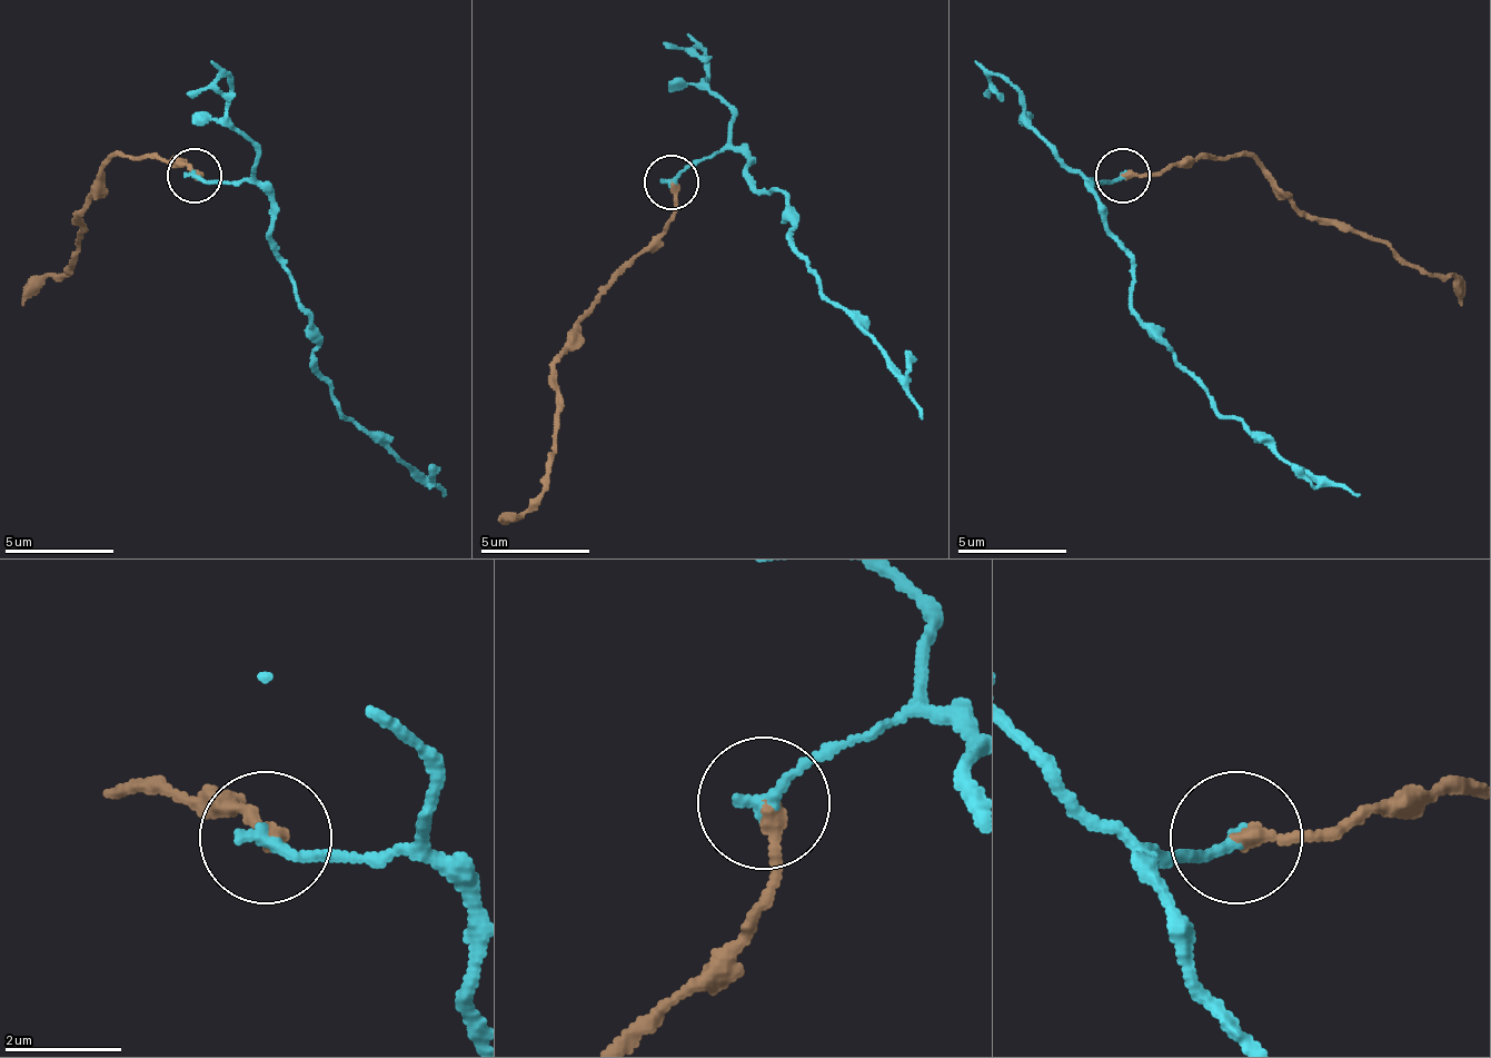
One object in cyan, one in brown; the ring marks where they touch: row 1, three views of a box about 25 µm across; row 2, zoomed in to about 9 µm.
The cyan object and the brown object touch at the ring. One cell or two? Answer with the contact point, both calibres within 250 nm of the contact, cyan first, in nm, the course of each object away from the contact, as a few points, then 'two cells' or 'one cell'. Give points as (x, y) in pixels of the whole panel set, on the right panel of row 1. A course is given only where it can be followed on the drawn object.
place (1123, 175); calibres 220 and 300 nm; course cyan (1122, 174), (1089, 190), (1100, 201), (1116, 245), (1132, 261), (1132, 310), (1209, 403), (1280, 457), (1362, 496); course brown (1122, 174), (1160, 174), (1203, 157), (1252, 157), (1302, 211), (1351, 223), (1422, 266), (1449, 272), (1460, 305); two cells

